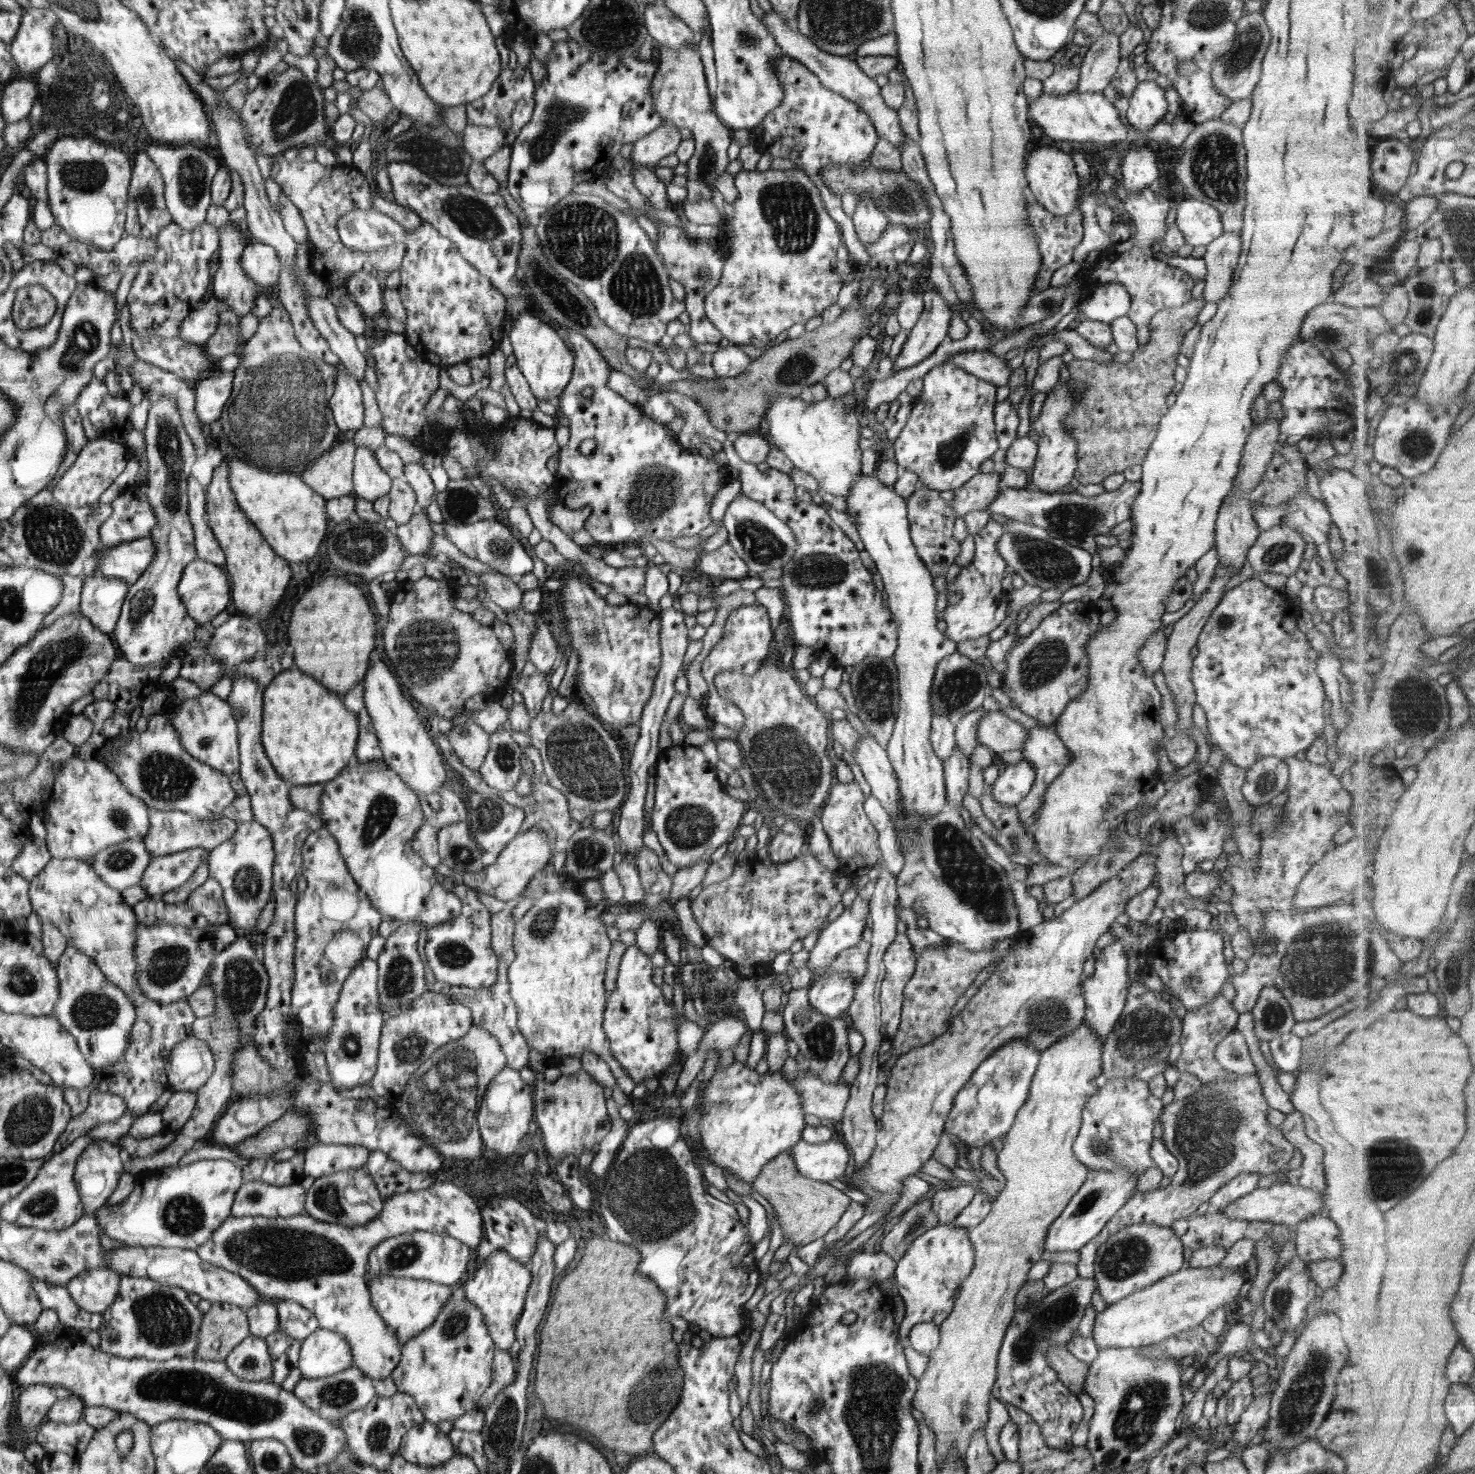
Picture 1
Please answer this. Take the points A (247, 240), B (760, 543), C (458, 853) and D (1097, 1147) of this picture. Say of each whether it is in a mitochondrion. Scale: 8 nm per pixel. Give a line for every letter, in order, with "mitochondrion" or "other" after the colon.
A: other
B: mitochondrion
C: mitochondrion
D: mitochondrion

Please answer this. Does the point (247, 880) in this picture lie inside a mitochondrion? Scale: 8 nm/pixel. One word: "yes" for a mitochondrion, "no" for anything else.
yes

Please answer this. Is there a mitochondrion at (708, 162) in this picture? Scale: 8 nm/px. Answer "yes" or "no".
yes

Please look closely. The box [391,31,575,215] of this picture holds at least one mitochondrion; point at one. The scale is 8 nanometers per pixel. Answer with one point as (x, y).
(439, 158)

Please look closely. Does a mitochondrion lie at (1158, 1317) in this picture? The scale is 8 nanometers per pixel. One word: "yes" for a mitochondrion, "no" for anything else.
no

